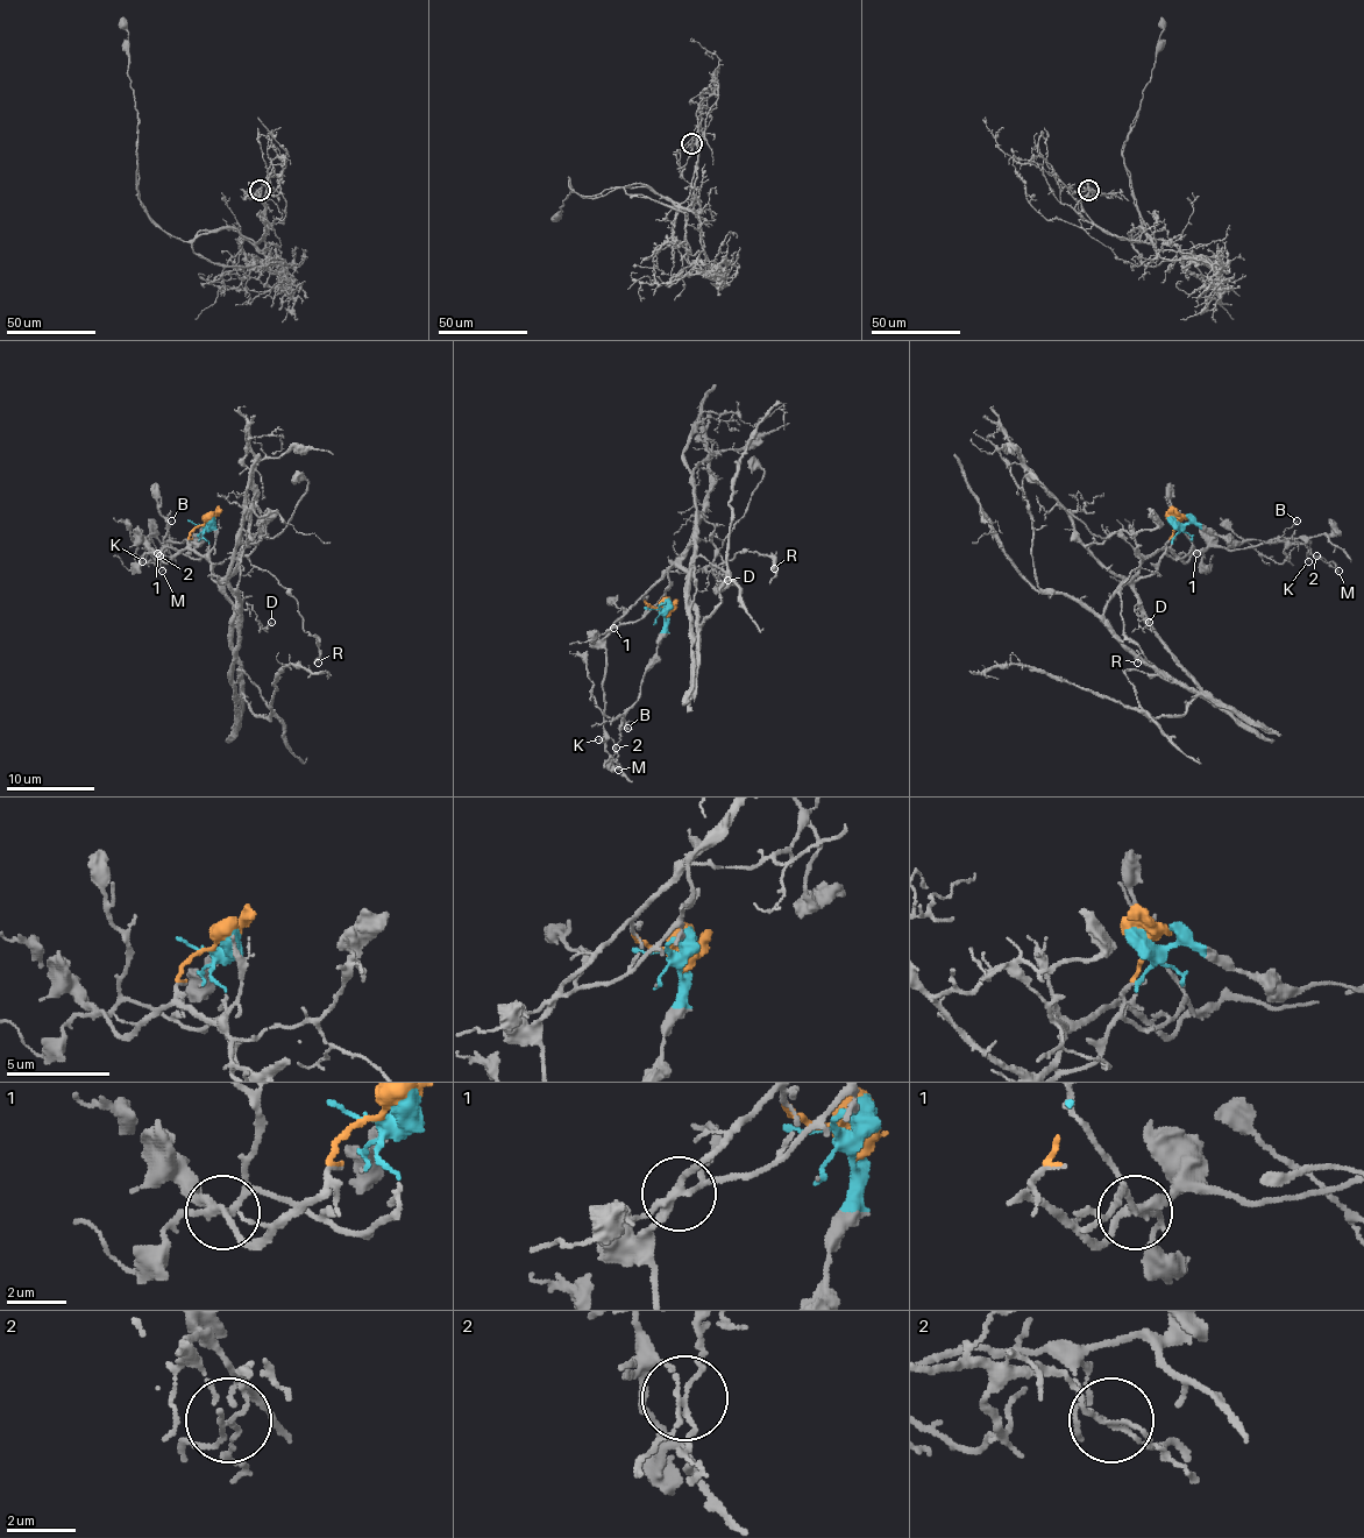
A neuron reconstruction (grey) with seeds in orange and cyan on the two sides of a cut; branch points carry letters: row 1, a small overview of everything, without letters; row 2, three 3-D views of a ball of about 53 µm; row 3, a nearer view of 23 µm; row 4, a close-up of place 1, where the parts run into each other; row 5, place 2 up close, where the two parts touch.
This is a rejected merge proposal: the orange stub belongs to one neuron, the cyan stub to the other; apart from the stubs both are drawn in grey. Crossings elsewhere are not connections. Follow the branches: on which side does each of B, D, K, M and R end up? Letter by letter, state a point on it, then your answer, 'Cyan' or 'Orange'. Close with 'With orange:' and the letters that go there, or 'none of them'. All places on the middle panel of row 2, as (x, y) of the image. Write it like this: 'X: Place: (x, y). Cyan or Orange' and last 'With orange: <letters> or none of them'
B: Place: (627, 728). Cyan
D: Place: (727, 580). Cyan
K: Place: (598, 739). Orange
M: Place: (618, 770). Cyan
R: Place: (774, 568). Orange
With orange: K, R

